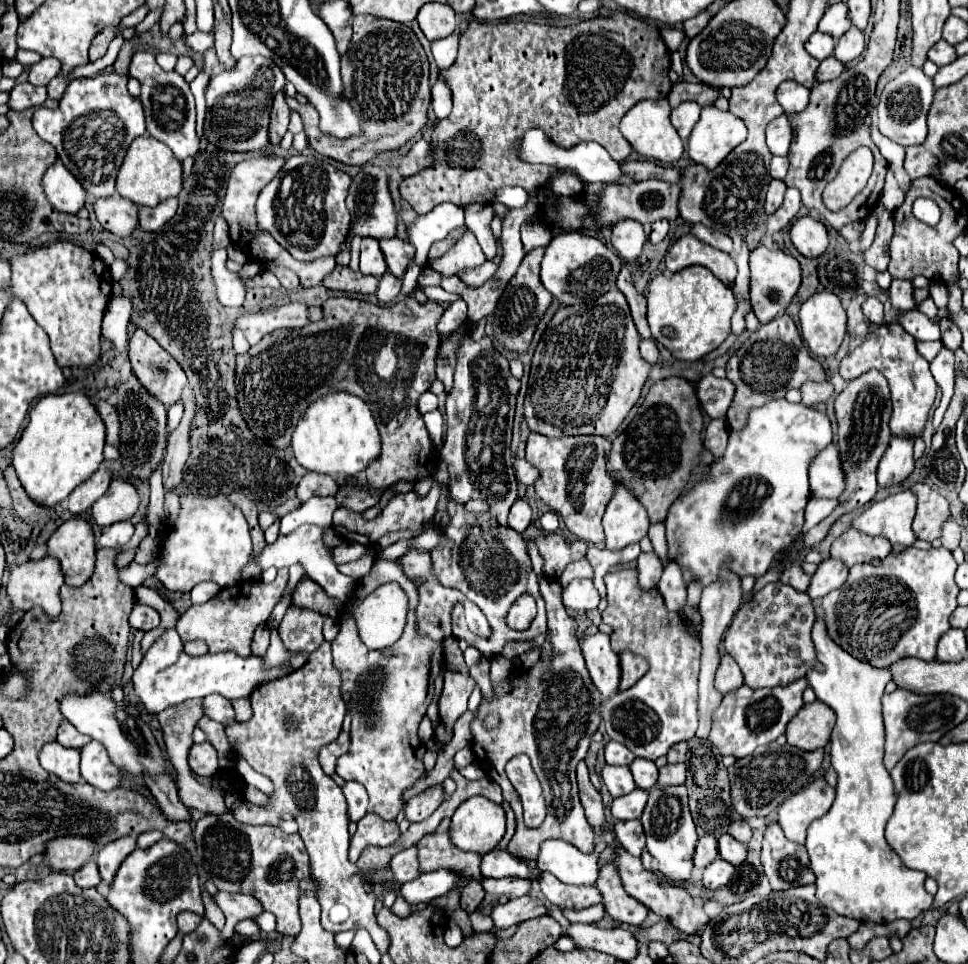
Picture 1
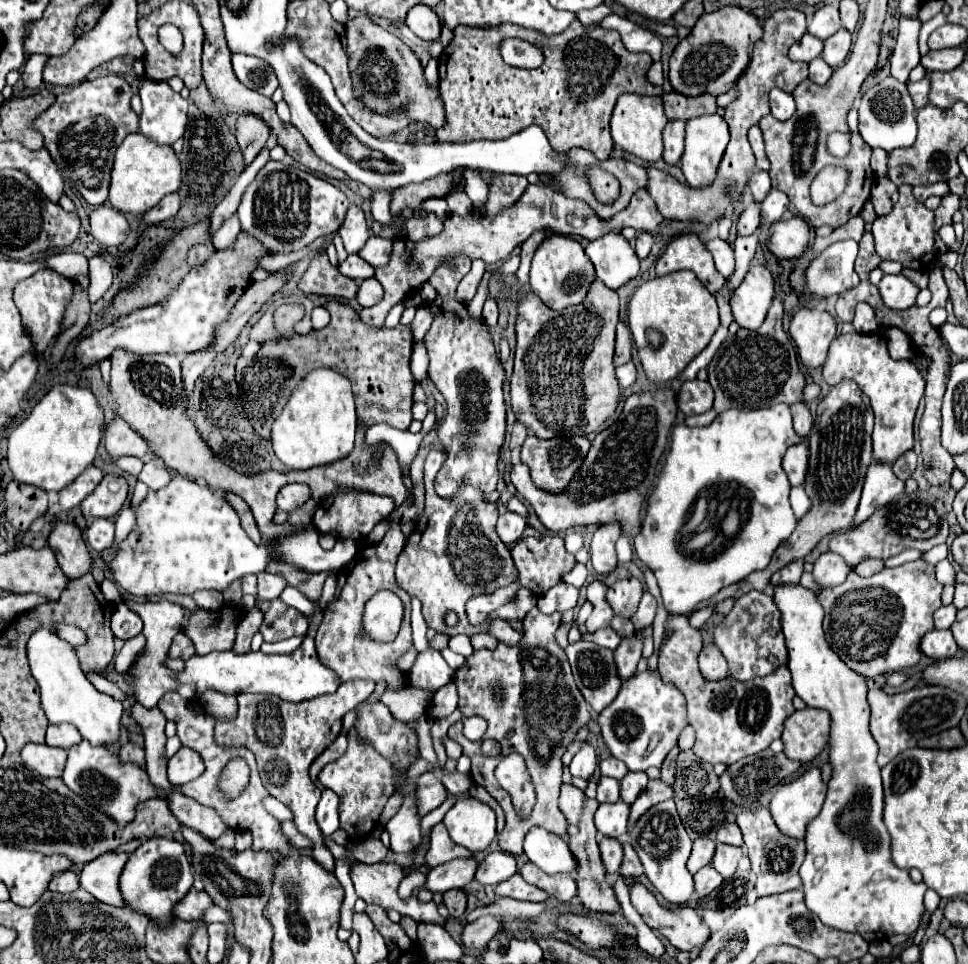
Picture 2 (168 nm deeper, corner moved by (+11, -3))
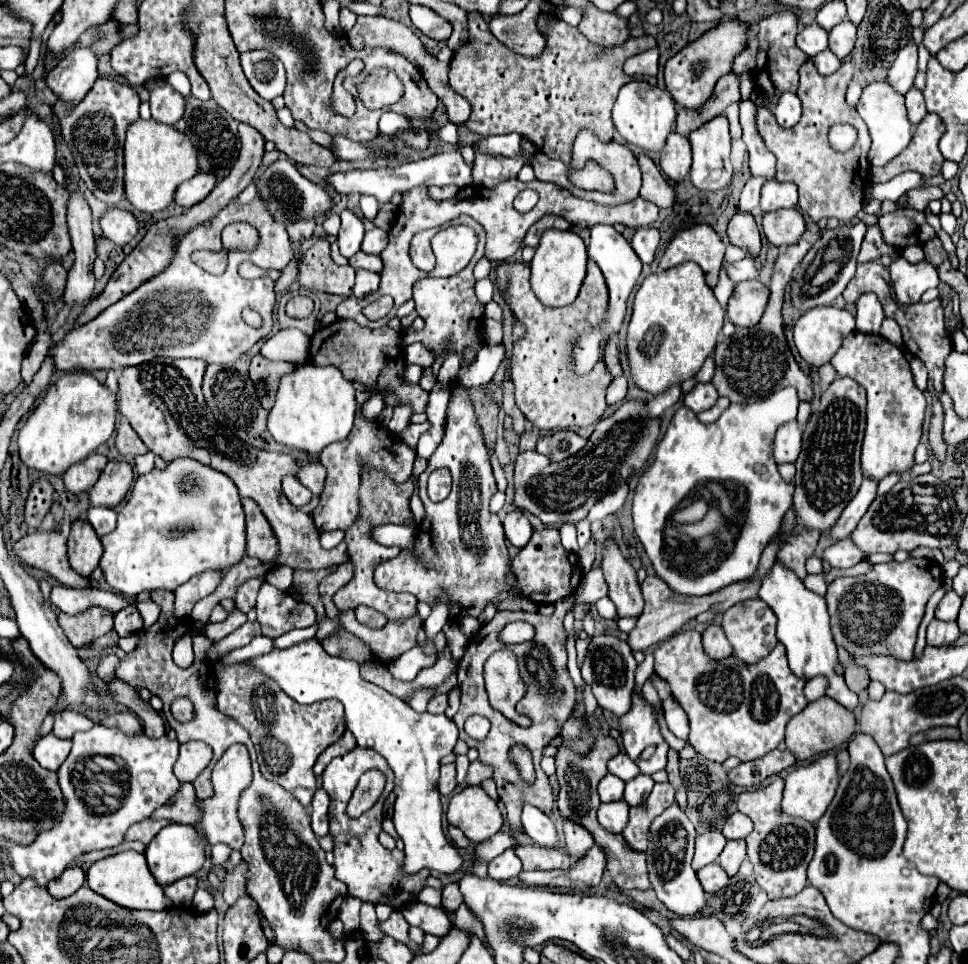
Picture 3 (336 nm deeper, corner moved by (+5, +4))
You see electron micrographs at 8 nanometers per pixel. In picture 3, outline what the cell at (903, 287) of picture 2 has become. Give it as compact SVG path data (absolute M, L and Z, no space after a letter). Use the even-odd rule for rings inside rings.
M898 256L890 264L890 276L900 304L918 302L926 290L938 288L940 284L938 272L930 262L922 260L918 264L910 264L910 262L902 262L902 256Z

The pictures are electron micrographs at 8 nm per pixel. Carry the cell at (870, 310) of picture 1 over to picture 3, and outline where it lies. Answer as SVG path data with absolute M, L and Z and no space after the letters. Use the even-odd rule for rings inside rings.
M862 294L856 300L856 330L864 334L878 334L880 324L884 320L884 312L880 306L878 296L874 294Z

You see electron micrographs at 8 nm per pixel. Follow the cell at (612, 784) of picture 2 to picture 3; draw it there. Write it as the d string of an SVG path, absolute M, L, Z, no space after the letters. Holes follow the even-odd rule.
M606 774L598 784L600 802L618 802L624 794L624 782L618 780L614 774Z

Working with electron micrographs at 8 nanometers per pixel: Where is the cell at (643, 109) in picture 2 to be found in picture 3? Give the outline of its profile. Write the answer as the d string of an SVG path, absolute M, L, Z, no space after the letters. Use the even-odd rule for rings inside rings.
M628 82L622 86L618 100L612 110L612 120L620 136L646 152L660 152L666 144L668 134L672 132L676 118L676 104L668 90L660 90L658 86L650 86L648 82Z

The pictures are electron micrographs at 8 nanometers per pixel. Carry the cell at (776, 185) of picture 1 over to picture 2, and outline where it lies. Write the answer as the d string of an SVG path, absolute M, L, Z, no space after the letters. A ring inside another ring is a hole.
M752 203L746 207L738 221L738 235L750 235L760 225L760 203Z

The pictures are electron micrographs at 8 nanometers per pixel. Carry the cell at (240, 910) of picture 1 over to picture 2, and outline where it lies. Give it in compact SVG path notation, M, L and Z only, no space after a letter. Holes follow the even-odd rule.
M190 889L188 895L174 907L174 915L182 921L196 921L202 919L210 907L214 907L214 903L206 891Z

